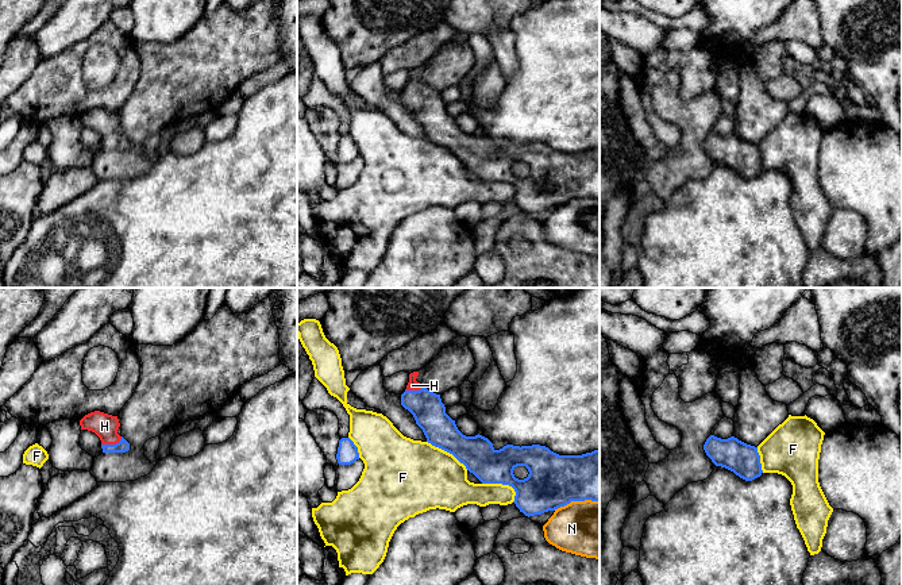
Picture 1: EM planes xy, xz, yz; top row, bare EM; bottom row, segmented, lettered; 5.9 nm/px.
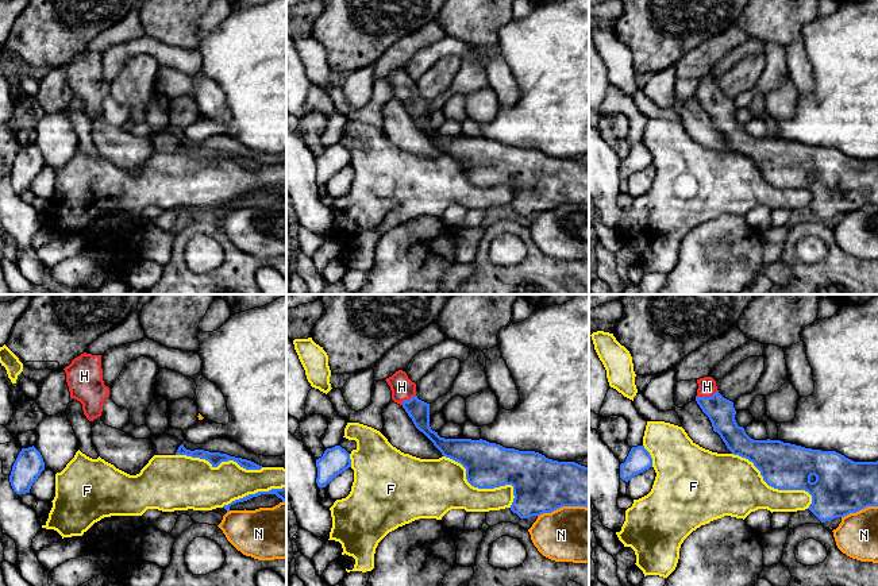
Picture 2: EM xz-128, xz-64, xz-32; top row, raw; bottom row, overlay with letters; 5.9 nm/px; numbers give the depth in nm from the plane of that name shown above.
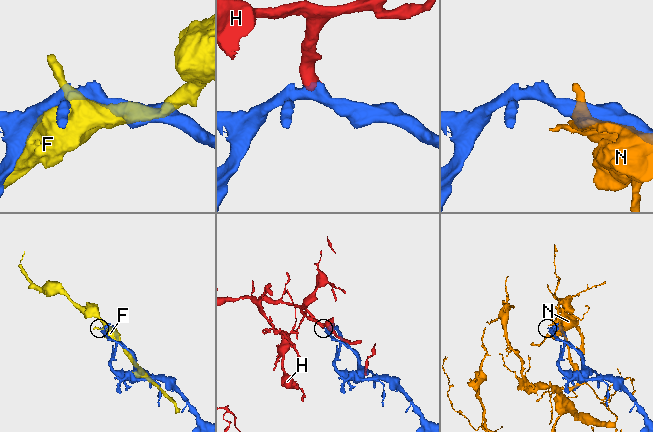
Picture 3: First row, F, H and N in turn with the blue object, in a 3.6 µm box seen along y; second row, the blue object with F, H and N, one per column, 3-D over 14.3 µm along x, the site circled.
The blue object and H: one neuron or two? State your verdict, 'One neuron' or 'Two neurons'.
One neuron

